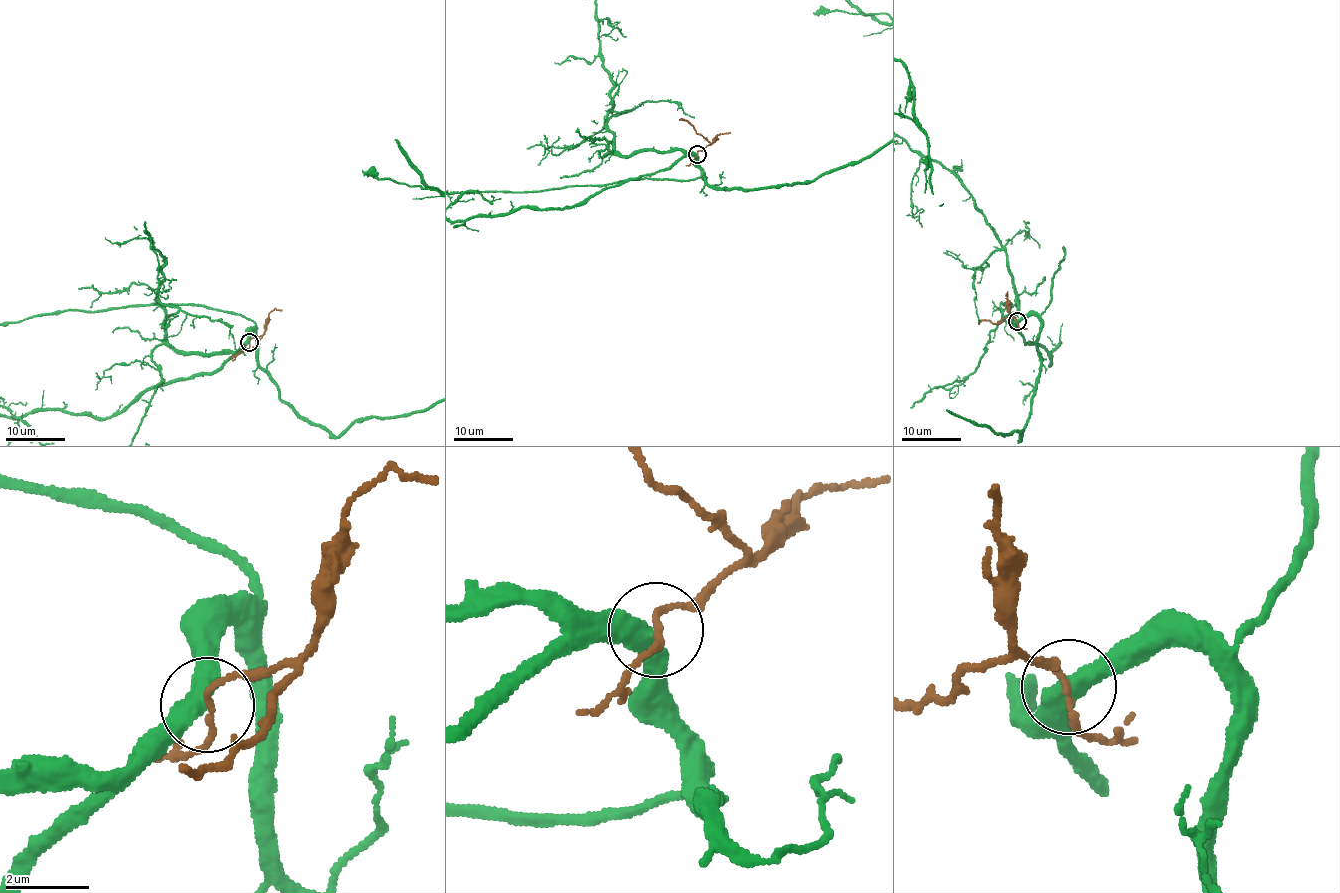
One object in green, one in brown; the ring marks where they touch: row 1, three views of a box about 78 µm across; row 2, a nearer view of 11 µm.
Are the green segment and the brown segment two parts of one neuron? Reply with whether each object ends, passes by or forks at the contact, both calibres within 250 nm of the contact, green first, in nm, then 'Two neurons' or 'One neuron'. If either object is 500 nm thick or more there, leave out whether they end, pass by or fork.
At the ring green passes by. At the ring brown passes by. Thickness 460 nm (green) against 130 nm. Two neurons

